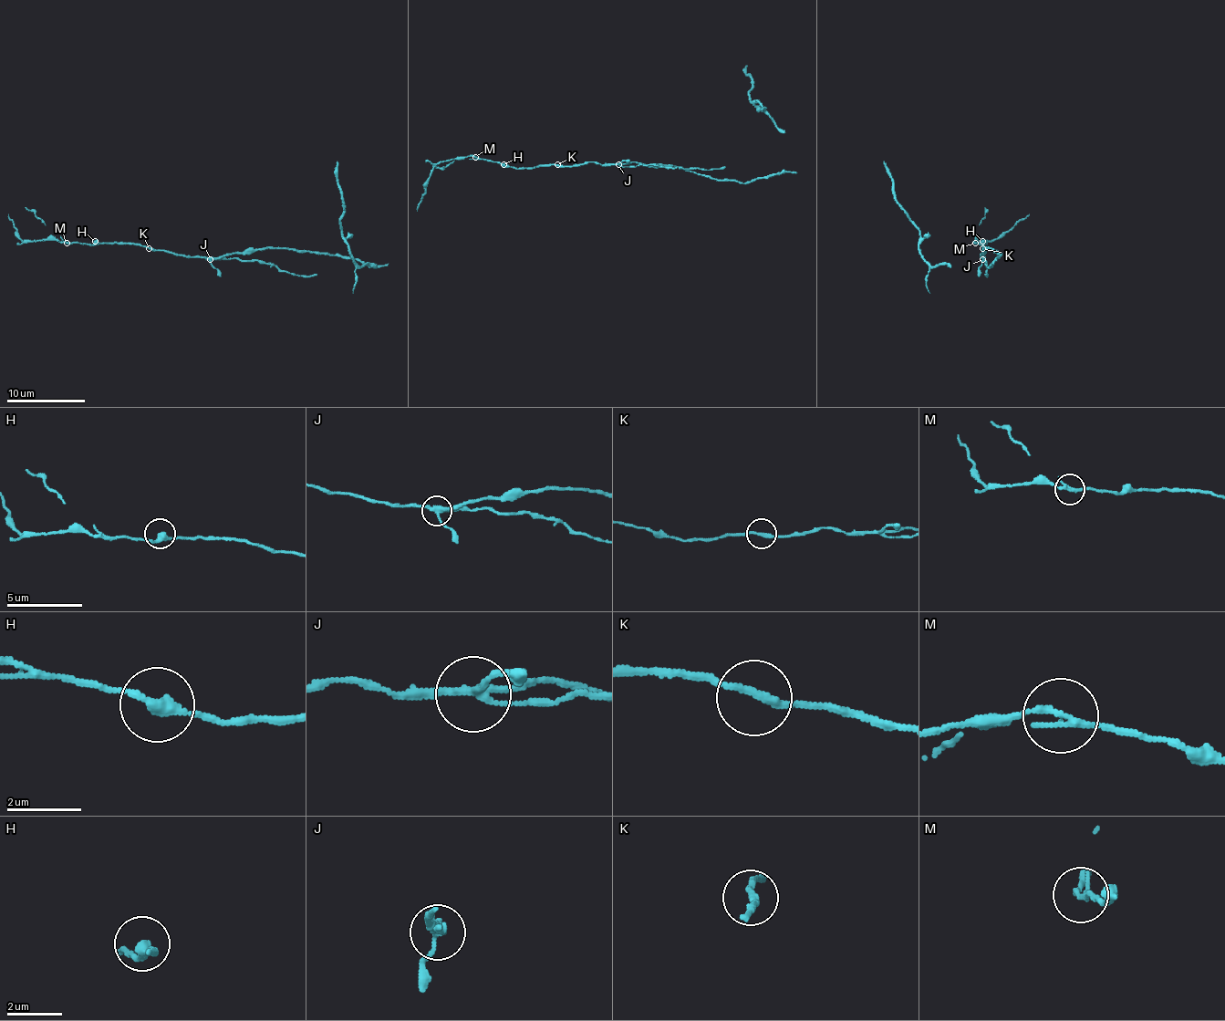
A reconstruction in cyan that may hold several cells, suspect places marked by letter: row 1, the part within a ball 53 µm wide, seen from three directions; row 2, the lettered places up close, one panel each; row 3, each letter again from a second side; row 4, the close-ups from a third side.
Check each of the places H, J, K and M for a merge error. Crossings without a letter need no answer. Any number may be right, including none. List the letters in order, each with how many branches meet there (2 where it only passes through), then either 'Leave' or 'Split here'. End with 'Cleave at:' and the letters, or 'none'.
H: Branches: 2. Leave
J: Branches: 3. Split here
K: Branches: 2. Leave
M: Branches: 2. Split here
Cleave at: J, M

